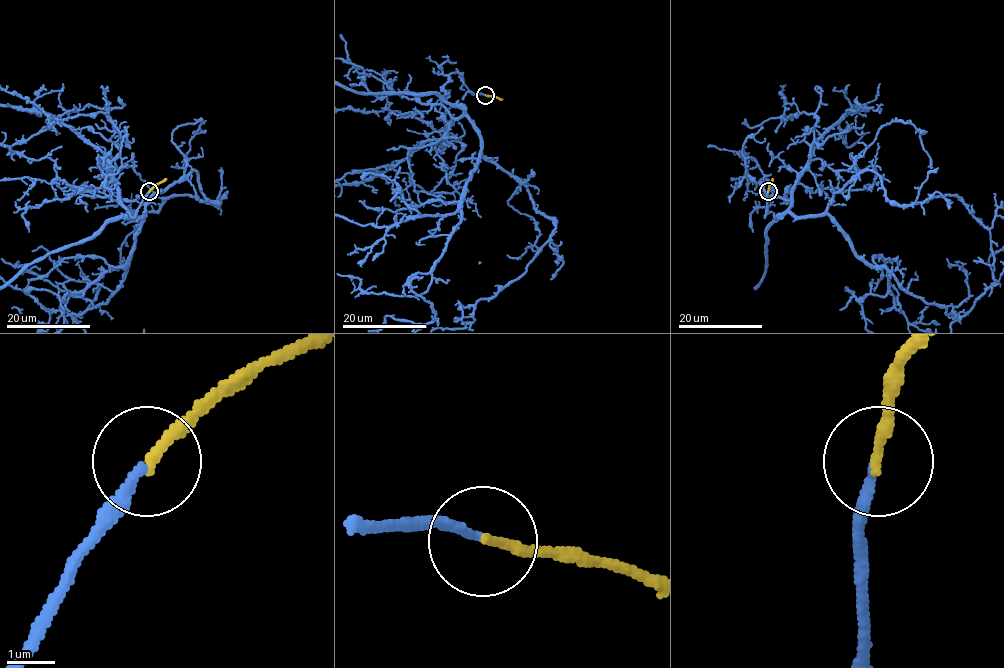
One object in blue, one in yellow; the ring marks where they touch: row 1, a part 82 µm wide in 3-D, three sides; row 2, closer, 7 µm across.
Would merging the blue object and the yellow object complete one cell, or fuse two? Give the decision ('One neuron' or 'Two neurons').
One neuron

